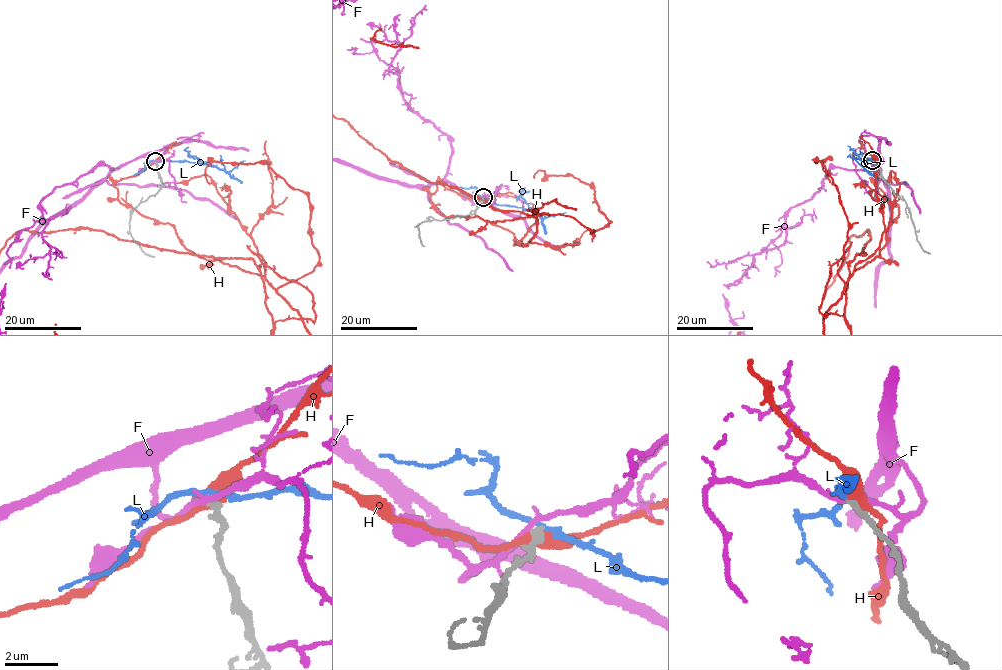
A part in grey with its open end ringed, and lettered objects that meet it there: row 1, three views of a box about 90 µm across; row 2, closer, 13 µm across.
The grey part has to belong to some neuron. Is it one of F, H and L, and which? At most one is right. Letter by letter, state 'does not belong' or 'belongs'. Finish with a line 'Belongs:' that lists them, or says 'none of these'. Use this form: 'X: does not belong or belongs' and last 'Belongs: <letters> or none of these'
F: does not belong
H: does not belong
L: does not belong
Belongs: none of these

